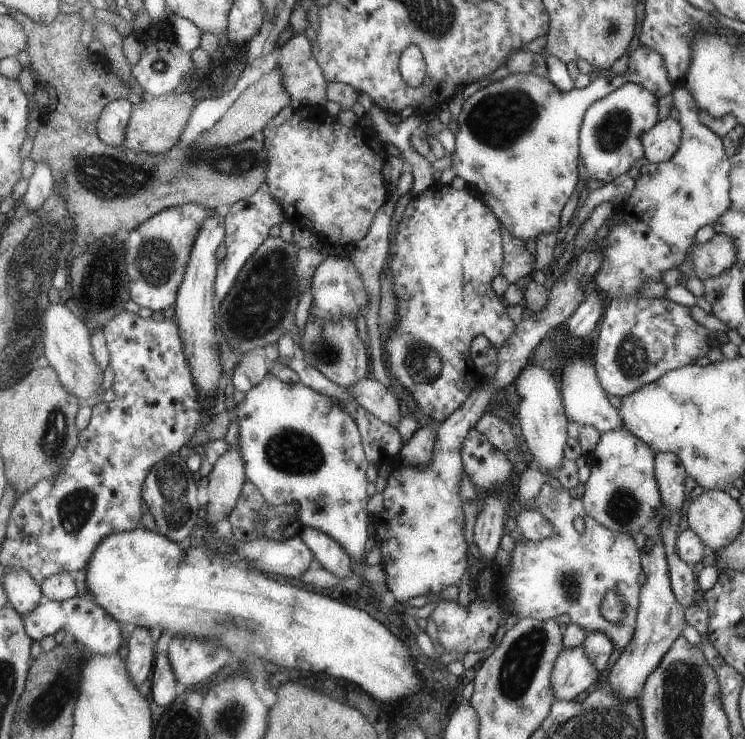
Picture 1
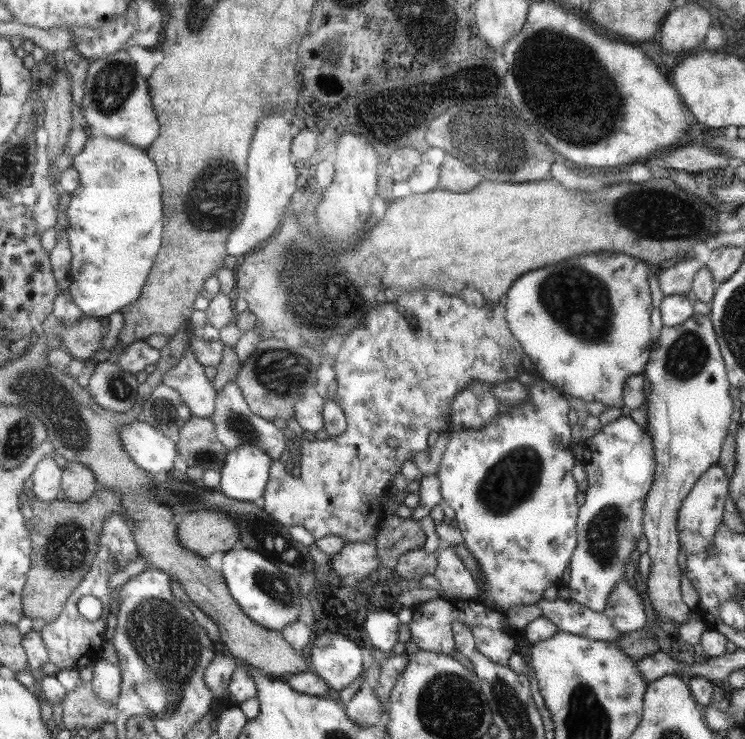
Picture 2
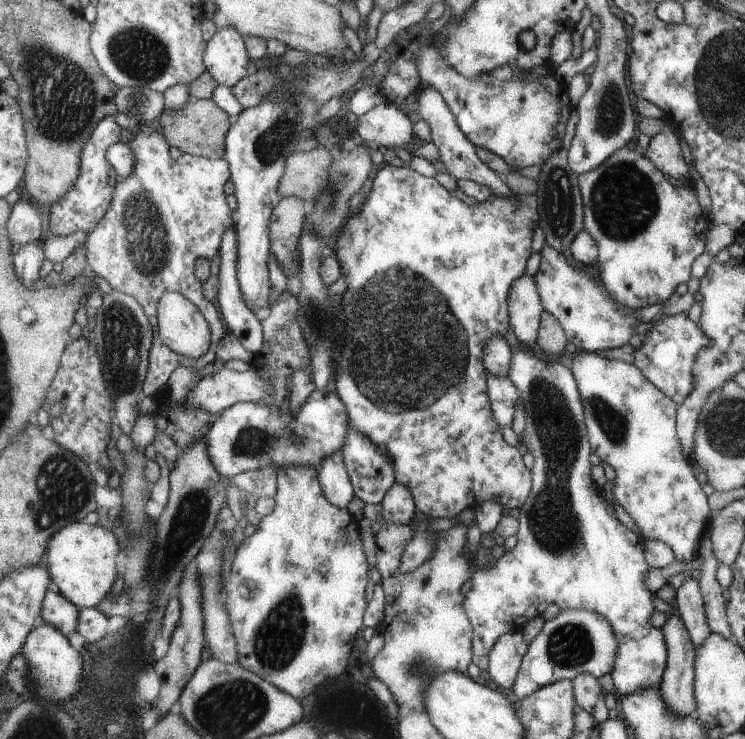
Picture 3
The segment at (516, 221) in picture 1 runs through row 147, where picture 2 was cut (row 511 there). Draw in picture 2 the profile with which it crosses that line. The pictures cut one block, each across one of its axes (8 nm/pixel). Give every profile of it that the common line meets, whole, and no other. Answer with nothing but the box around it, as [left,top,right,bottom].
[437,371,577,615]

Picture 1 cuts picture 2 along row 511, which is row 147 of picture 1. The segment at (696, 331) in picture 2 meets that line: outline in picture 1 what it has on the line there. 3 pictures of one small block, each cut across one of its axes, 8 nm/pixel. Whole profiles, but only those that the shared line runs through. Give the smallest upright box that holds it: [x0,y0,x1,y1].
[643,117,682,163]

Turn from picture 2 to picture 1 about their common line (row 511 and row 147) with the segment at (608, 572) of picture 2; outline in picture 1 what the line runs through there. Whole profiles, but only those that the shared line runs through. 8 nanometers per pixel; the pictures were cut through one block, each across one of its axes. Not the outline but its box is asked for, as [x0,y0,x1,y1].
[579,82,658,182]

